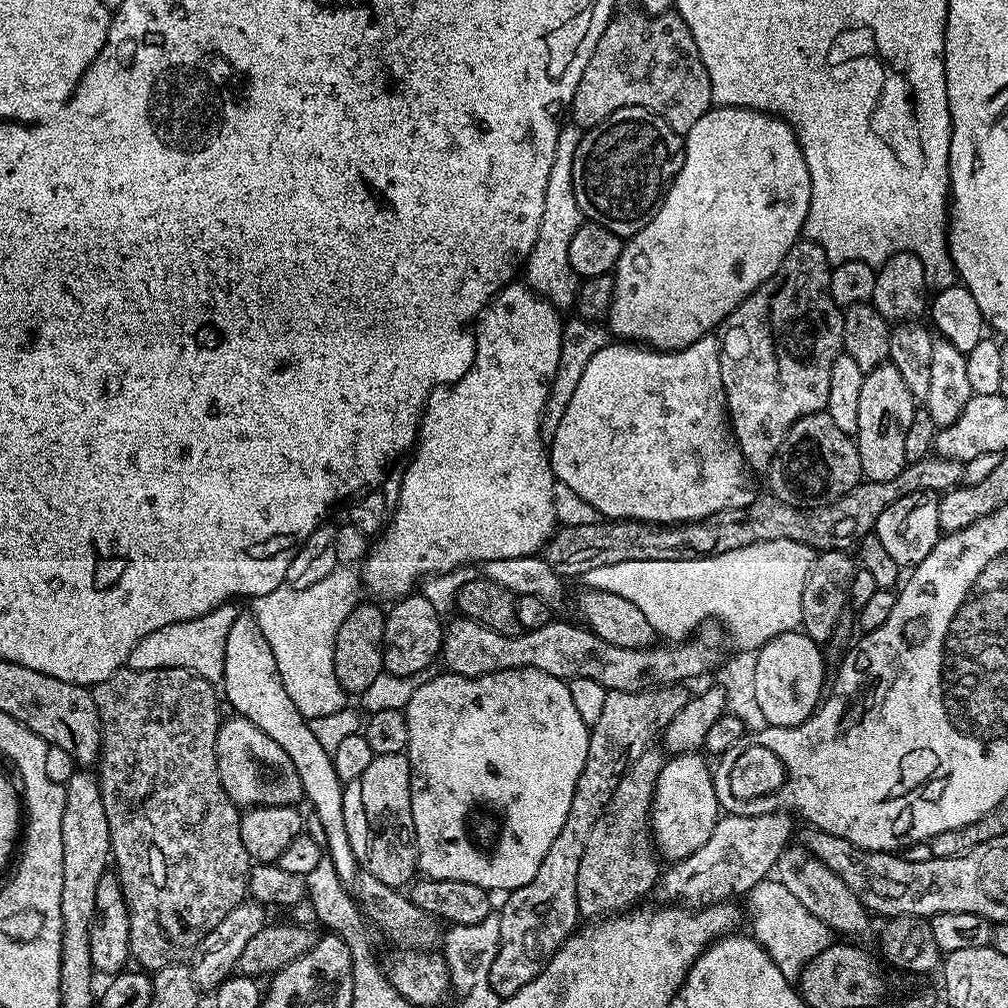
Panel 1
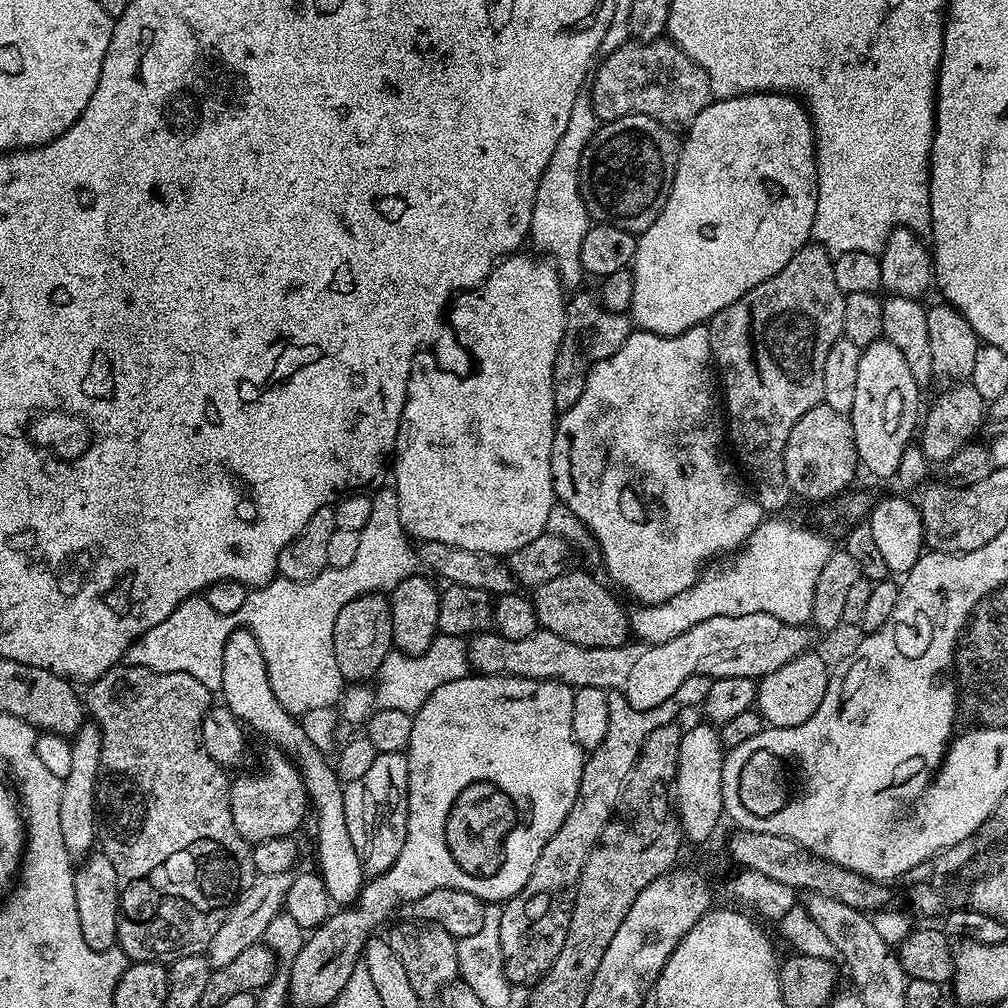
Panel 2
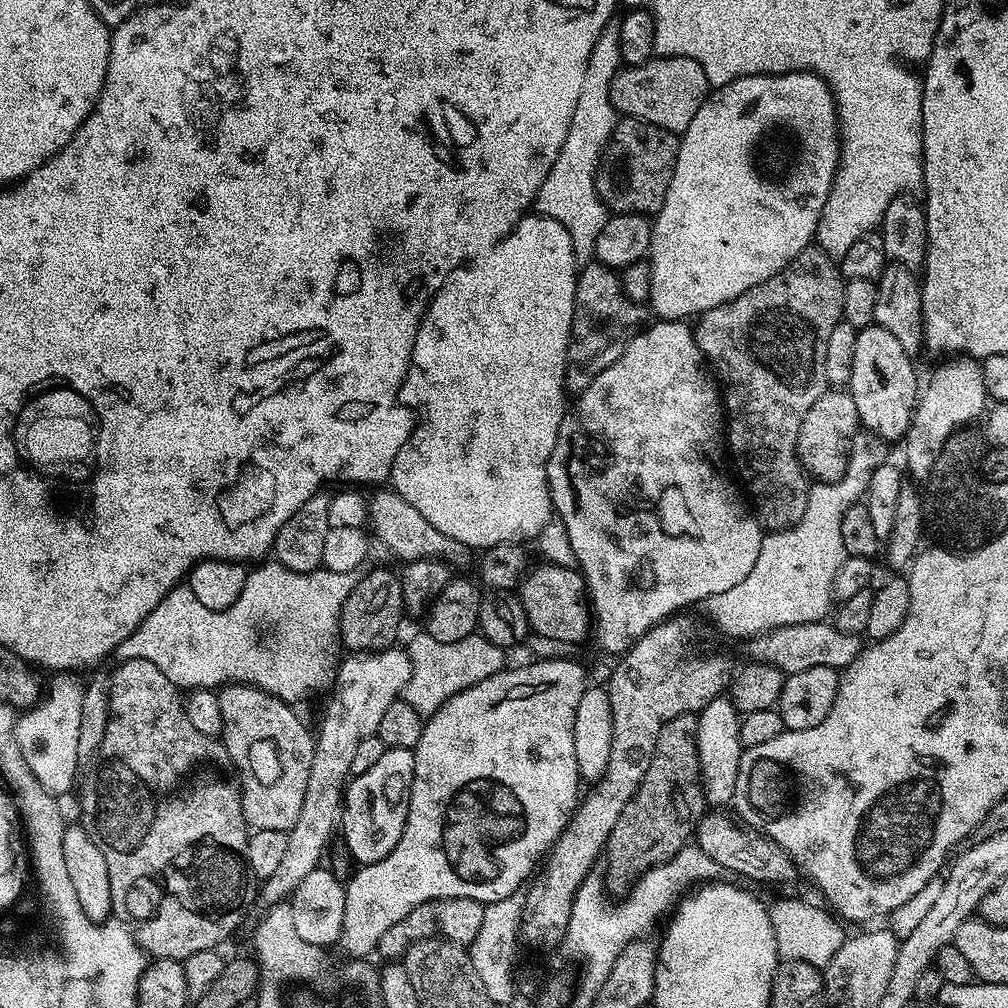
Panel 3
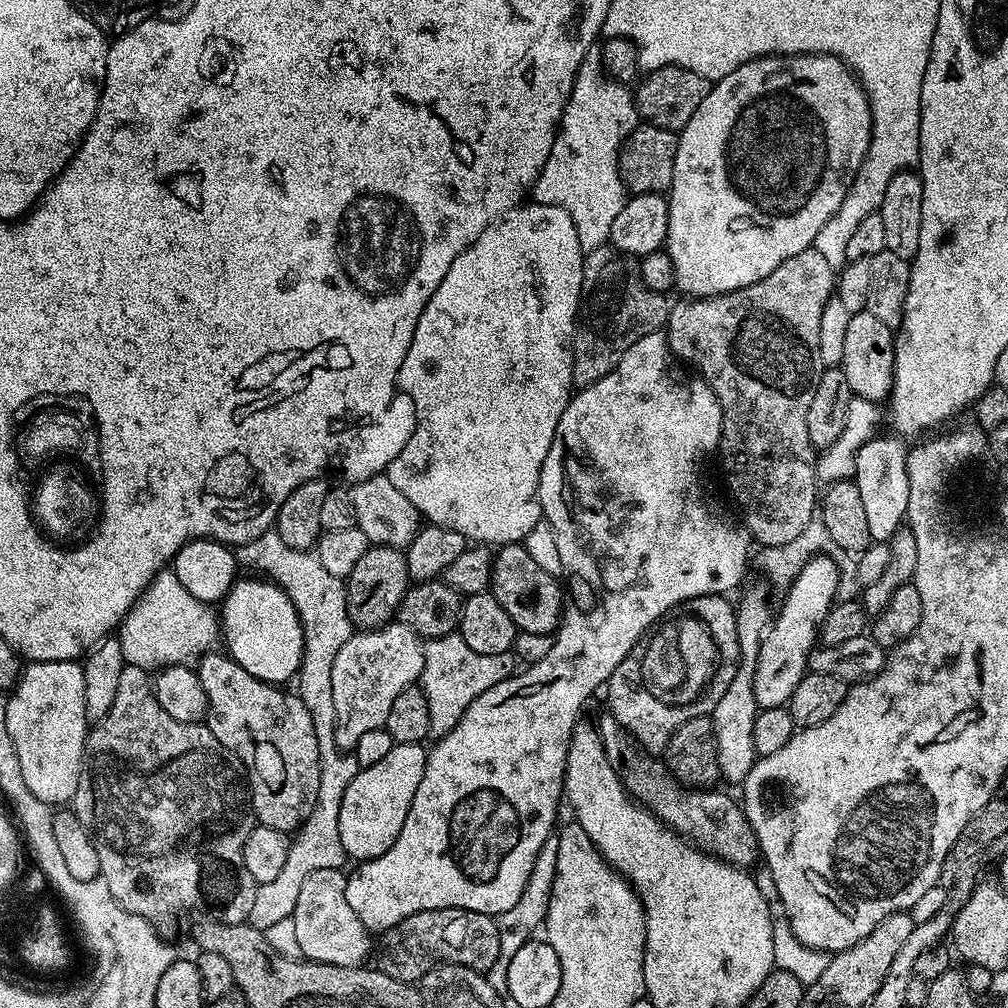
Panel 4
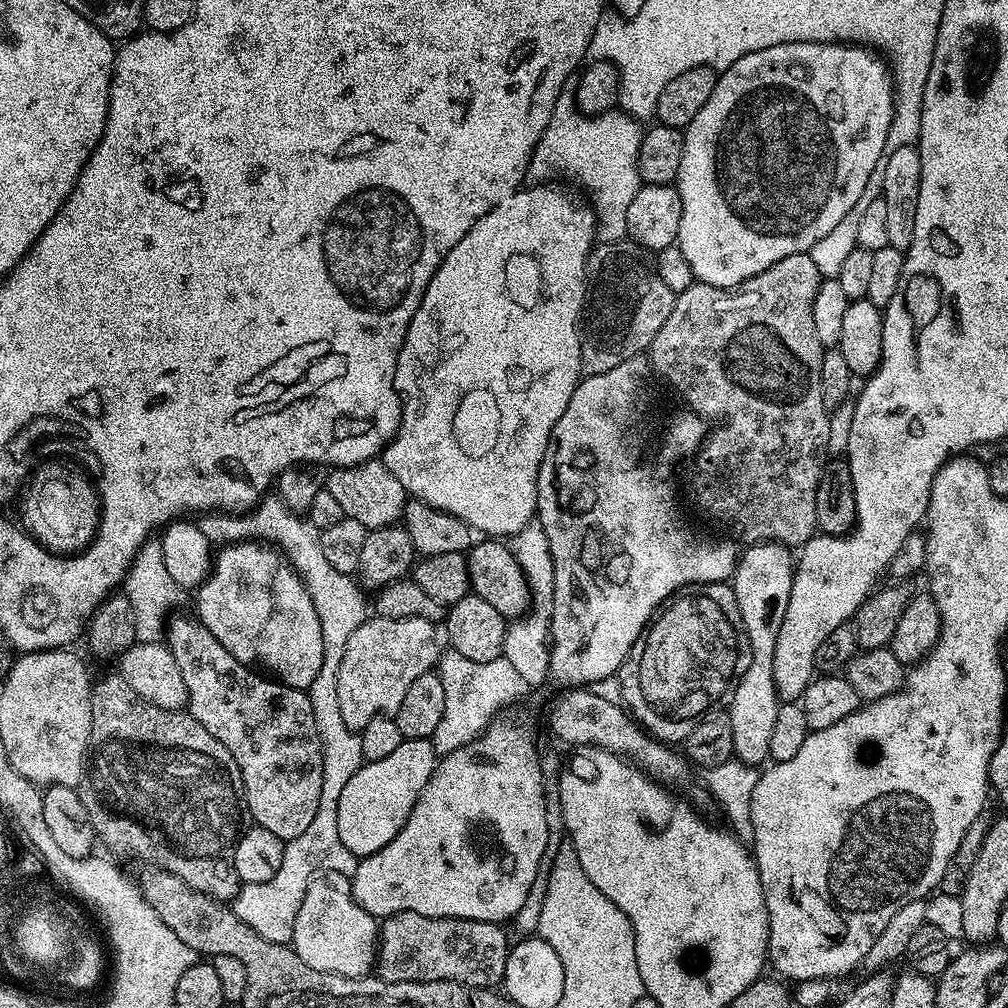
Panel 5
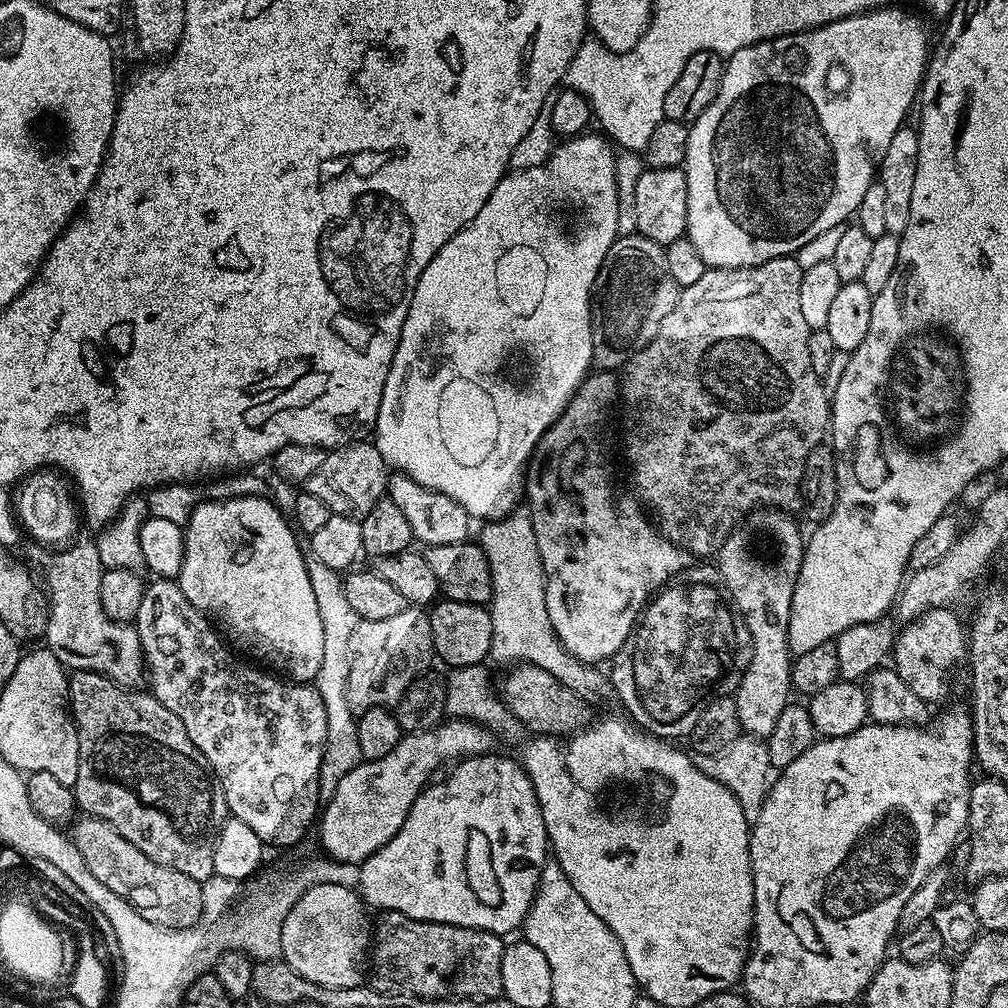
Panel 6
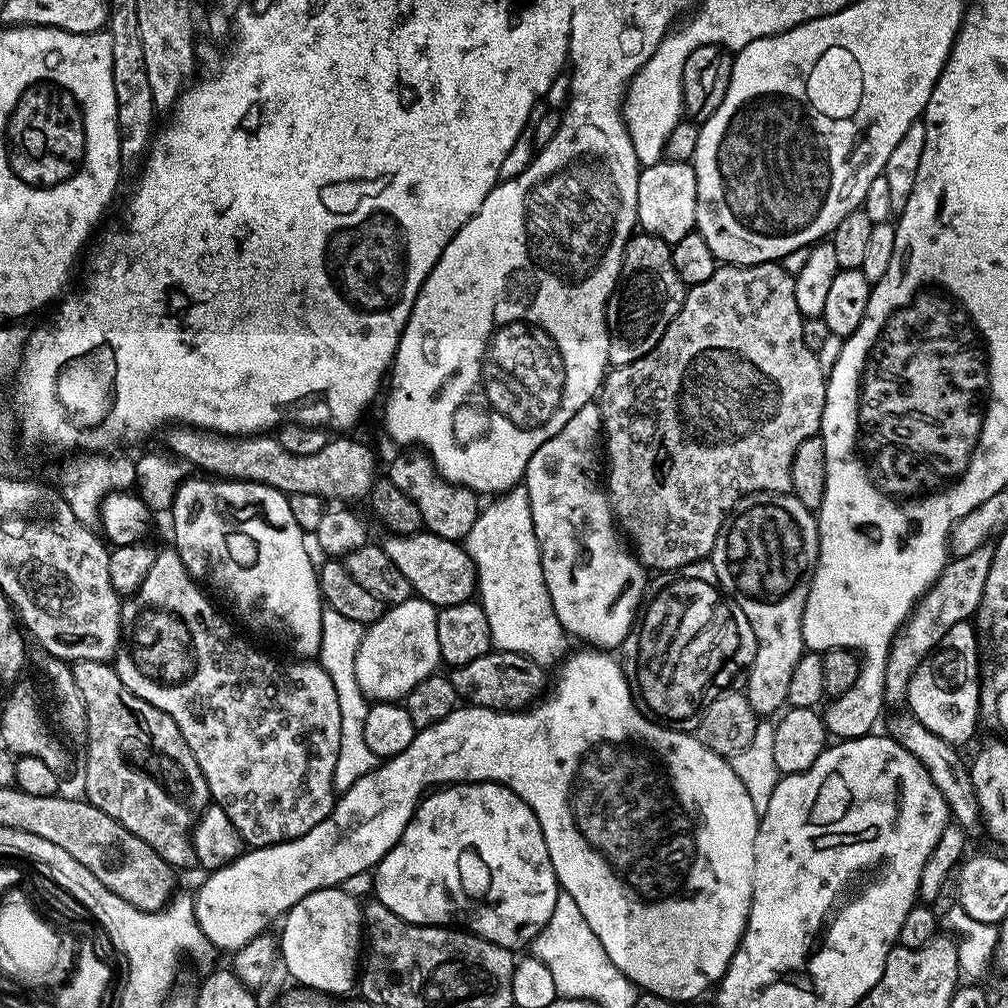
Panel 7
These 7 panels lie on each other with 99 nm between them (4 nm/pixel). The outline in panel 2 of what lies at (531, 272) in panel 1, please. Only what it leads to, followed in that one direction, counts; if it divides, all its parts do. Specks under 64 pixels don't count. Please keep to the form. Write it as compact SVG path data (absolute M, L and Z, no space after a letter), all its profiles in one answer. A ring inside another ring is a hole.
M582 94L570 110L570 122L566 122L566 130L562 133L562 138L558 138L554 154L550 154L550 162L542 174L542 182L538 182L538 194L534 198L531 243L536 243L541 248L539 251L552 261L557 274L560 275L561 284L568 290L579 289L580 279L585 279L586 276L582 266L582 238L586 238L588 233L590 217L582 202L580 163L582 154L590 138L594 138L597 127L598 121L596 112L592 108L592 97Z

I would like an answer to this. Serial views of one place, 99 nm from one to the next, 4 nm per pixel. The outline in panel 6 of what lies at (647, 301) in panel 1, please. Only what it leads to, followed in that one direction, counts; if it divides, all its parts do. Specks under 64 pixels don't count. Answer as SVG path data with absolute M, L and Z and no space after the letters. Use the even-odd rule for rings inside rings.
M889 6L886 8L874 8L871 12L859 12L856 16L842 16L839 20L823 24L821 28L811 28L805 32L792 32L788 36L775 36L773 40L763 40L757 44L746 46L742 50L738 50L732 56L727 57L724 65L724 73L722 74L722 82L718 86L718 94L714 98L714 102L710 102L710 106L706 106L706 110L702 110L702 114L696 120L691 121L688 129L688 145L686 146L686 158L683 162L683 170L686 174L686 184L688 190L688 230L687 238L690 242L694 242L694 246L698 249L698 254L702 254L702 260L708 268L753 268L767 260L773 260L779 256L790 256L799 253L799 248L807 249L812 241L816 241L818 234L826 234L826 230L831 228L839 228L845 222L851 221L856 215L858 206L862 202L862 197L866 195L866 190L870 190L870 186L877 179L880 163L882 158L886 158L886 150L893 140L894 134L898 134L900 128L905 127L908 111L913 111L914 105L917 103L920 95L920 86L924 82L924 74L928 70L928 61L930 59L930 44L928 48L928 28L915 16L912 12L907 12L904 8L895 8Z

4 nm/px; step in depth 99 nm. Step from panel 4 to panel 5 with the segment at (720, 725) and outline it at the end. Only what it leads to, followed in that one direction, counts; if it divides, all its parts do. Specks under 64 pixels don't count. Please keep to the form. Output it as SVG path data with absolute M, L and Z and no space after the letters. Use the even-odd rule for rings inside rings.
M752 542L745 548L748 549L739 553L736 573L732 575L730 583L734 598L738 598L738 610L742 614L752 657L750 666L746 666L746 674L742 674L732 692L732 705L726 709L726 715L733 730L735 759L744 764L760 766L769 759L770 737L782 703L774 686L774 648L778 646L778 630L782 630L786 602L790 602L794 552L789 545L775 542Z

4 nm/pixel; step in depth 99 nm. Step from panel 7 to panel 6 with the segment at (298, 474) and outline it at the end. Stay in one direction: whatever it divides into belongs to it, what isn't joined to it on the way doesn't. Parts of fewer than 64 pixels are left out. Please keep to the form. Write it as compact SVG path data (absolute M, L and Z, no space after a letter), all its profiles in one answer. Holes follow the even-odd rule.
M357 442L329 451L322 466L318 466L318 470L306 481L306 488L317 498L322 498L333 514L363 518L376 508L380 500L385 499L389 475L388 463L376 449L375 443Z

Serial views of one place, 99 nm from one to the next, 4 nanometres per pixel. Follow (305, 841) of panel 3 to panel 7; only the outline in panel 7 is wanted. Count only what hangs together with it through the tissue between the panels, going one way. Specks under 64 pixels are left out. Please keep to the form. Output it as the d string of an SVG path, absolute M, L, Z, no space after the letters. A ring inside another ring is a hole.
M409 598L391 605L382 618L365 627L358 658L354 658L354 674L358 674L358 686L362 686L362 694L369 701L403 701L418 682L441 667L437 611L430 602Z

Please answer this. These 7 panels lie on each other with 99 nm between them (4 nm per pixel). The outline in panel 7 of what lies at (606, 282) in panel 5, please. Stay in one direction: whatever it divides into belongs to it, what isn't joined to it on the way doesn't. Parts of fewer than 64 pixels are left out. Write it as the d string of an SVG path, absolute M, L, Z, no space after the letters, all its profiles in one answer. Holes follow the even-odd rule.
M633 235L624 251L620 280L616 283L616 289L608 295L606 322L608 323L608 337L610 338L609 365L629 364L646 354L650 354L650 350L654 350L658 338L662 338L666 326L670 326L674 314L678 314L678 310L684 301L685 291L686 286L682 282L682 278L678 278L678 270L674 270L672 245L657 236Z

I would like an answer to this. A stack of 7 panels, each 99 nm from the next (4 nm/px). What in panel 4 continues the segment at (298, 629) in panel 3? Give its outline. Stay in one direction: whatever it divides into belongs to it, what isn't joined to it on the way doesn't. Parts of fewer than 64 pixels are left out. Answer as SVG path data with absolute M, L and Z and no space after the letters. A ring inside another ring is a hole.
M170 570L159 572L148 583L146 589L136 600L136 605L124 615L118 629L118 639L122 646L125 665L133 664L145 670L169 668L175 664L191 665L199 661L207 652L213 651L221 643L220 618L217 609L211 604L204 604Z

